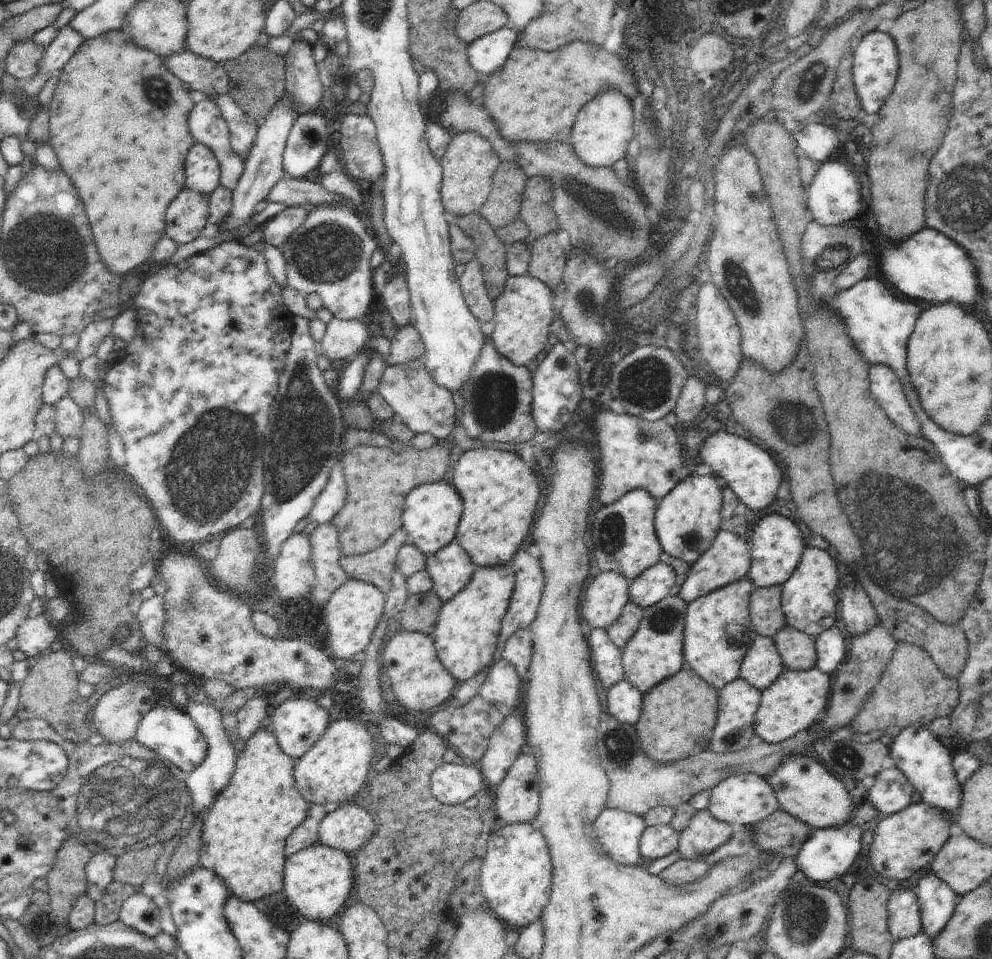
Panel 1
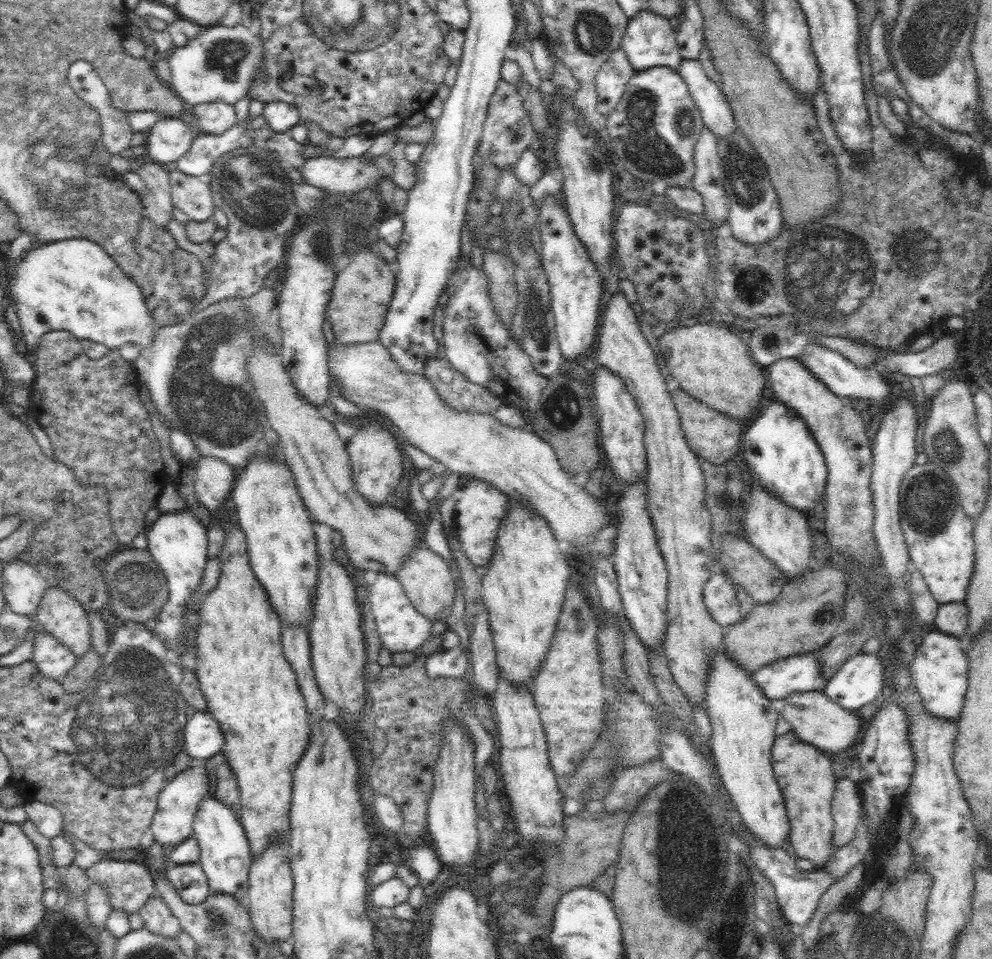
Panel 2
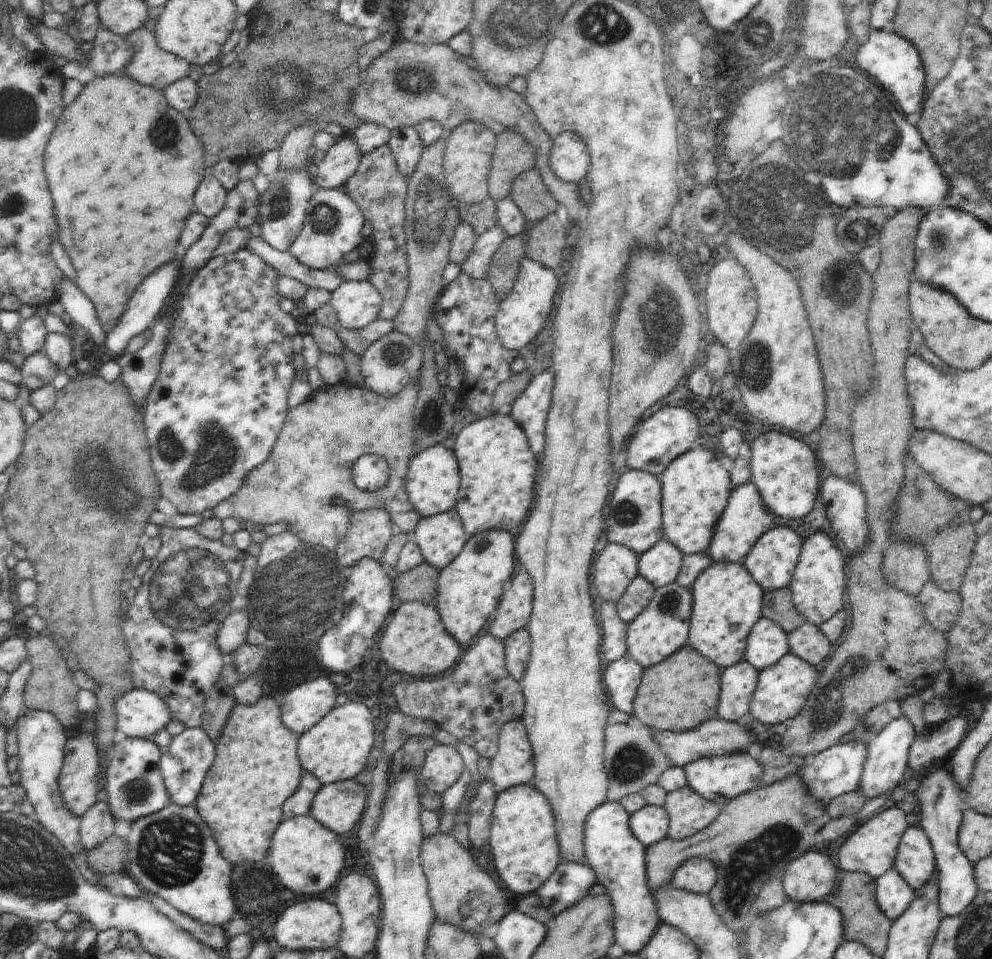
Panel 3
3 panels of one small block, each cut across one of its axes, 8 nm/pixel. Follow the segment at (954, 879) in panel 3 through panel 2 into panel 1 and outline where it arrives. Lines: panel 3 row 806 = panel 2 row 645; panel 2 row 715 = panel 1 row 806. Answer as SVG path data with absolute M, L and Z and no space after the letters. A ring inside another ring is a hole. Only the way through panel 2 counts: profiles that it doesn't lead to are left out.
M912 724L897 731L897 736L889 745L889 754L894 766L906 775L914 790L920 793L921 800L928 806L940 808L954 817L961 804L962 786L956 780L952 766L953 756L949 748L942 745L938 737L922 724Z

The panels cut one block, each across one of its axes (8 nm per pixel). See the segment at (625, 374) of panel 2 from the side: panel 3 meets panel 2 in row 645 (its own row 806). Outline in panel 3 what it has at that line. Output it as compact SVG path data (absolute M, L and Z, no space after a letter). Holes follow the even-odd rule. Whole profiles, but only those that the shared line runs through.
M688 785L667 793L664 807L670 816L667 836L677 841L704 830L722 810L719 804L702 798Z

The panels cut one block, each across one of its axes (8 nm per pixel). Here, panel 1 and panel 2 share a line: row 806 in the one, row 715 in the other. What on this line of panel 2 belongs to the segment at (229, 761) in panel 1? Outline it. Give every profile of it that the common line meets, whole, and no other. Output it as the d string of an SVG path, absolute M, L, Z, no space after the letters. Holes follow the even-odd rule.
M193 711L193 717L184 727L187 753L196 761L204 761L223 750L225 738L220 725L210 711Z

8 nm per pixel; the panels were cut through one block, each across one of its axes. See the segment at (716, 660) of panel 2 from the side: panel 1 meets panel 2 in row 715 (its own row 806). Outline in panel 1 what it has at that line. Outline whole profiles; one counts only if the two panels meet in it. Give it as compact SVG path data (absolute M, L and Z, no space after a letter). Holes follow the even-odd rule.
M744 773L730 776L715 786L711 790L708 809L716 820L738 825L741 828L762 822L778 809L778 806L776 794L766 777L756 773Z

